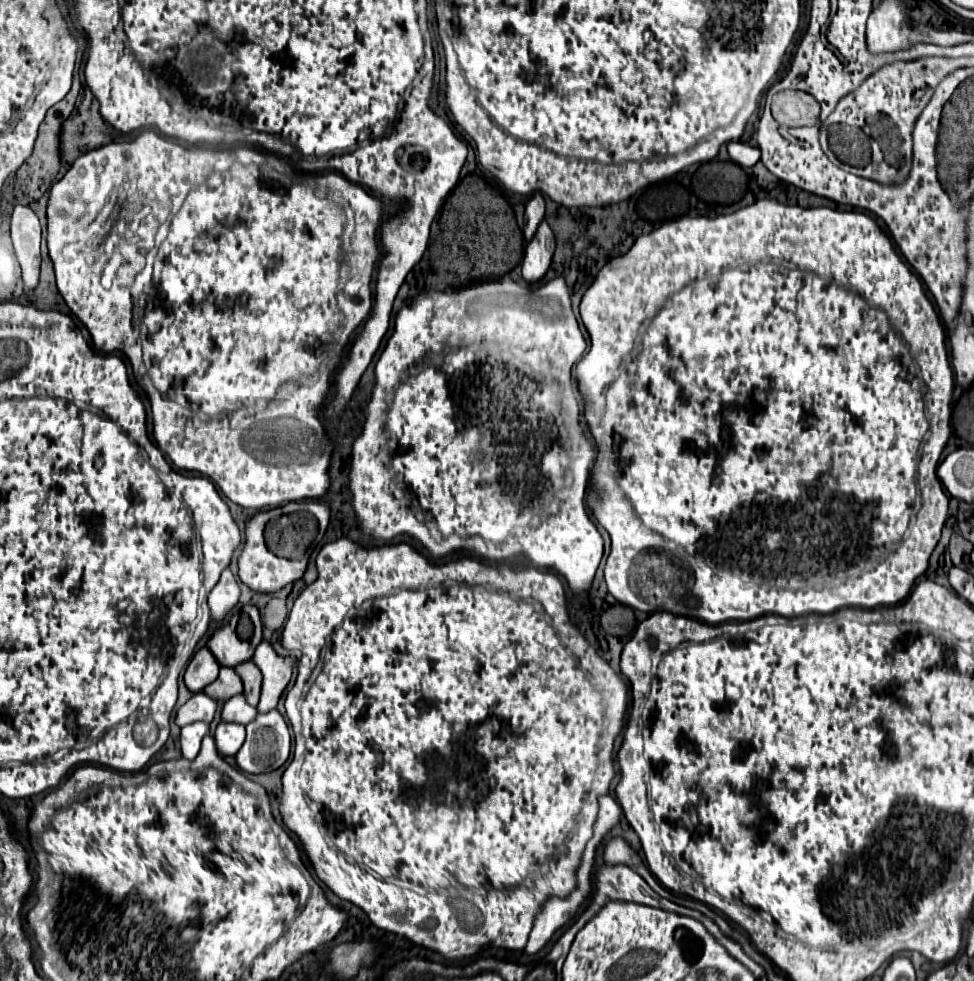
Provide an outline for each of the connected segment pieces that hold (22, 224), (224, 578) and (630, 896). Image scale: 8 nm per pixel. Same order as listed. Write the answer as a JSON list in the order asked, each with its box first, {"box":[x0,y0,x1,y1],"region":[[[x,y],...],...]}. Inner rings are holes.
[{"box":[10,204,40,290],"region":[[[22,204],[12,210],[10,234],[16,258],[22,268],[22,280],[28,290],[36,288],[40,274],[40,222],[38,216]]]},{"box":[208,568,240,622],"region":[[[226,568],[218,580],[218,584],[208,594],[208,606],[212,612],[212,618],[222,622],[228,618],[228,614],[234,610],[240,598],[240,588],[236,584],[236,578],[232,576],[230,568]]]},{"box":[594,864,696,916],"region":[[[602,864],[596,872],[594,886],[596,886],[598,892],[606,894],[610,900],[638,902],[638,904],[664,908],[664,910],[672,910],[672,912],[678,912],[678,914],[686,914],[686,916],[696,914],[696,910],[682,908],[682,906],[658,896],[644,882],[644,878],[640,878],[634,870],[630,870],[630,866],[622,866],[622,864],[606,866],[606,864]]]}]

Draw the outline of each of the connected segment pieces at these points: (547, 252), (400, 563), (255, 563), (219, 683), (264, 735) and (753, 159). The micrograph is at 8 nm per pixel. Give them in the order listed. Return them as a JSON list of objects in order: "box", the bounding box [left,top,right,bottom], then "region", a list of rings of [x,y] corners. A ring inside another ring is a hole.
[{"box":[522,220,554,282],"region":[[[546,220],[540,222],[534,238],[526,244],[524,248],[524,258],[522,258],[522,276],[526,282],[538,282],[546,270],[550,268],[552,254],[554,254],[554,234],[548,226]]]},{"box":[280,538,628,960],"region":[[[340,538],[340,540],[336,540],[336,542],[330,542],[330,544],[326,544],[326,546],[324,546],[324,548],[322,548],[322,550],[320,550],[320,554],[318,554],[318,558],[316,558],[316,568],[318,568],[318,578],[316,578],[316,582],[312,582],[312,584],[310,584],[310,586],[306,586],[306,588],[304,588],[304,590],[302,590],[302,592],[300,592],[300,596],[298,596],[298,598],[296,598],[296,602],[294,602],[294,606],[292,606],[292,610],[290,610],[290,616],[288,616],[288,622],[286,622],[286,626],[284,626],[284,630],[282,630],[282,646],[284,646],[284,648],[286,648],[286,650],[288,650],[288,652],[292,652],[292,654],[296,654],[296,658],[298,658],[298,678],[296,678],[296,684],[294,684],[294,686],[292,686],[292,690],[288,690],[288,696],[286,696],[286,716],[288,716],[288,720],[290,720],[290,724],[292,724],[292,730],[294,730],[294,758],[292,758],[292,762],[290,762],[290,766],[288,766],[288,768],[286,768],[286,770],[284,770],[284,776],[282,776],[282,786],[284,786],[284,796],[282,796],[282,802],[280,802],[280,812],[282,812],[282,814],[284,814],[284,822],[286,822],[286,826],[288,826],[288,828],[290,828],[290,830],[292,830],[292,832],[296,832],[296,834],[298,834],[298,836],[300,836],[300,840],[302,840],[302,844],[304,844],[304,850],[306,850],[306,852],[308,852],[308,856],[310,856],[310,862],[312,862],[312,866],[314,866],[314,870],[316,870],[316,874],[318,874],[318,876],[320,876],[320,880],[322,880],[322,882],[326,882],[326,886],[328,886],[328,888],[330,888],[330,890],[332,890],[332,892],[334,892],[334,894],[336,894],[336,896],[340,896],[340,898],[342,898],[342,900],[348,900],[348,902],[352,902],[352,904],[356,904],[356,906],[360,906],[360,908],[362,908],[362,910],[364,910],[364,912],[366,912],[366,914],[368,914],[368,918],[370,918],[370,920],[372,920],[372,924],[374,924],[374,926],[378,926],[378,928],[382,928],[382,930],[386,930],[386,932],[392,932],[392,934],[396,934],[396,936],[402,936],[402,938],[406,938],[406,940],[410,940],[410,942],[414,942],[414,944],[420,944],[420,946],[424,946],[424,948],[430,948],[430,950],[436,950],[436,952],[440,952],[440,954],[442,954],[442,956],[444,956],[444,958],[450,958],[450,960],[454,960],[454,958],[466,958],[466,956],[472,956],[472,954],[476,954],[476,952],[478,952],[478,950],[480,950],[480,948],[482,948],[482,946],[488,946],[488,944],[494,944],[494,946],[498,946],[498,948],[508,948],[508,950],[522,950],[522,948],[524,948],[524,946],[526,946],[526,940],[528,940],[528,934],[530,934],[530,928],[532,928],[532,922],[534,922],[534,916],[536,916],[536,912],[538,912],[538,908],[540,908],[540,904],[542,904],[542,902],[544,902],[544,900],[546,900],[546,898],[550,898],[550,896],[552,896],[552,894],[556,894],[556,896],[566,896],[566,894],[570,894],[570,890],[572,890],[572,888],[574,888],[574,886],[576,886],[576,882],[574,882],[574,870],[576,870],[576,868],[578,868],[578,864],[580,864],[580,856],[582,856],[582,850],[584,850],[584,846],[586,846],[586,842],[588,842],[588,840],[590,840],[590,836],[592,836],[592,824],[594,824],[594,820],[596,820],[596,818],[597,818],[597,814],[598,814],[598,809],[599,809],[599,804],[598,804],[598,798],[599,798],[599,797],[600,797],[600,796],[602,796],[602,795],[604,795],[604,794],[609,794],[609,793],[610,793],[610,784],[611,784],[611,782],[612,782],[612,779],[613,779],[613,778],[614,778],[614,776],[615,776],[615,775],[616,775],[616,768],[615,768],[615,756],[614,756],[614,754],[615,754],[615,748],[614,748],[614,741],[615,741],[615,739],[616,739],[616,737],[617,737],[617,735],[618,735],[618,734],[619,734],[619,733],[620,733],[620,732],[621,732],[621,731],[622,731],[622,729],[623,729],[623,727],[624,727],[624,724],[625,724],[625,720],[626,720],[626,712],[627,712],[627,706],[628,706],[628,687],[627,687],[627,685],[626,685],[626,684],[624,684],[624,679],[623,679],[623,677],[622,677],[622,676],[621,676],[621,674],[618,674],[618,673],[616,673],[616,672],[615,672],[615,671],[614,671],[614,670],[613,670],[613,669],[612,669],[612,668],[611,668],[611,666],[610,666],[610,665],[609,665],[609,664],[608,664],[608,662],[606,662],[606,661],[605,661],[605,660],[604,660],[604,659],[603,659],[603,658],[602,658],[602,656],[601,656],[601,654],[600,654],[600,653],[599,653],[599,651],[598,651],[598,650],[597,650],[597,649],[595,649],[595,648],[594,648],[594,647],[592,647],[592,646],[591,646],[591,645],[590,645],[590,644],[589,644],[589,643],[588,643],[588,641],[587,641],[587,640],[586,640],[586,638],[585,638],[585,637],[584,637],[584,635],[583,635],[583,634],[582,634],[582,633],[581,633],[581,632],[580,632],[580,631],[579,631],[579,630],[578,630],[578,628],[577,628],[577,627],[576,627],[576,626],[575,626],[575,625],[573,625],[573,624],[570,624],[570,615],[569,615],[569,612],[568,612],[568,609],[567,609],[567,605],[566,605],[566,594],[565,594],[565,588],[564,588],[564,585],[563,585],[563,582],[562,582],[562,581],[561,581],[561,579],[560,579],[560,578],[559,578],[559,577],[558,577],[558,576],[556,576],[556,574],[555,574],[555,573],[553,573],[553,572],[542,572],[542,570],[536,570],[536,568],[510,568],[510,566],[486,566],[486,563],[483,563],[483,562],[481,562],[481,559],[479,559],[479,558],[477,558],[477,557],[471,557],[471,556],[464,556],[464,557],[461,557],[461,558],[459,558],[459,559],[457,559],[457,560],[451,560],[451,561],[448,561],[448,562],[446,562],[446,563],[443,563],[443,564],[430,564],[430,560],[428,560],[428,558],[426,558],[426,556],[424,556],[424,554],[422,554],[422,552],[420,552],[420,550],[416,550],[416,548],[412,548],[412,546],[410,546],[410,544],[392,544],[392,546],[374,546],[374,548],[364,548],[364,546],[358,546],[358,544],[354,544],[354,542],[352,542],[352,540],[348,540],[348,538]],[[324,644],[326,644],[326,654],[324,654],[324,666],[322,666],[322,672],[320,672],[320,674],[318,674],[318,676],[316,676],[316,680],[314,680],[314,684],[312,684],[312,686],[310,686],[310,692],[306,692],[306,684],[308,684],[308,678],[310,678],[310,674],[312,674],[312,670],[314,670],[314,668],[316,668],[316,664],[318,664],[318,660],[320,660],[320,652],[322,652],[322,648],[324,648]],[[544,862],[546,862],[546,868],[544,868],[544,872],[542,872],[542,874],[538,874],[538,868],[540,868],[540,866],[542,866],[542,864],[544,864]]]},{"box":[238,508,310,592],"region":[[[278,508],[276,510],[262,510],[262,512],[256,512],[252,518],[248,518],[244,522],[246,540],[244,540],[242,550],[240,550],[240,556],[238,556],[238,568],[240,568],[238,576],[240,576],[240,580],[246,586],[250,586],[256,592],[276,592],[276,590],[284,588],[286,584],[302,578],[302,574],[304,574],[304,570],[306,570],[309,561],[310,554],[306,554],[302,560],[286,560],[286,558],[274,556],[266,548],[266,544],[264,544],[264,526],[266,526],[266,522],[270,518],[274,518],[278,514],[280,514]]]},{"box":[204,666,242,700],"region":[[[222,666],[222,668],[220,668],[220,676],[218,676],[212,684],[208,684],[208,686],[204,688],[204,692],[206,692],[210,698],[214,698],[214,700],[228,700],[228,698],[232,698],[234,694],[242,692],[242,680],[238,678],[238,674],[236,674],[234,668]]]},{"box":[236,710,292,774],"region":[[[278,710],[258,712],[246,726],[246,742],[236,754],[236,764],[248,774],[278,770],[290,756],[292,736]]]},{"box":[728,142,760,168],"region":[[[728,142],[728,154],[742,168],[750,168],[760,160],[760,150],[742,142]]]}]

